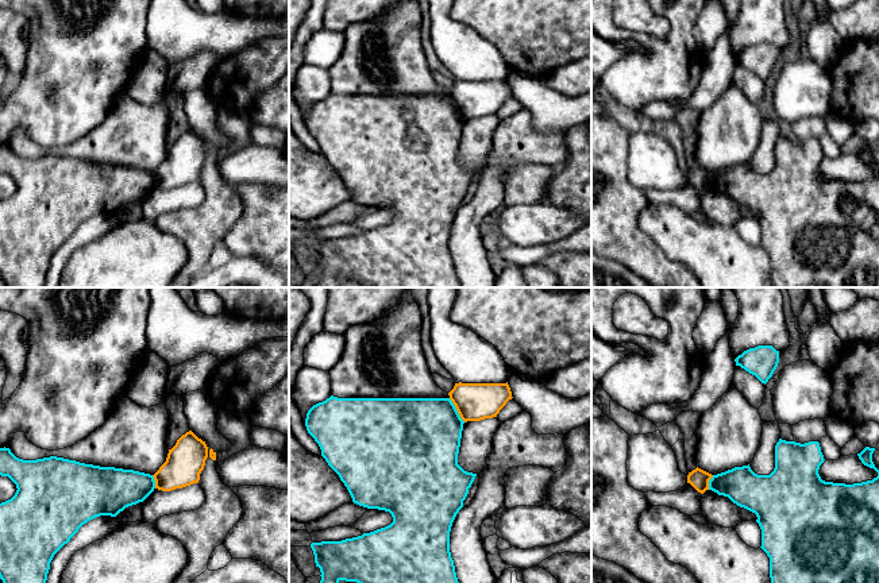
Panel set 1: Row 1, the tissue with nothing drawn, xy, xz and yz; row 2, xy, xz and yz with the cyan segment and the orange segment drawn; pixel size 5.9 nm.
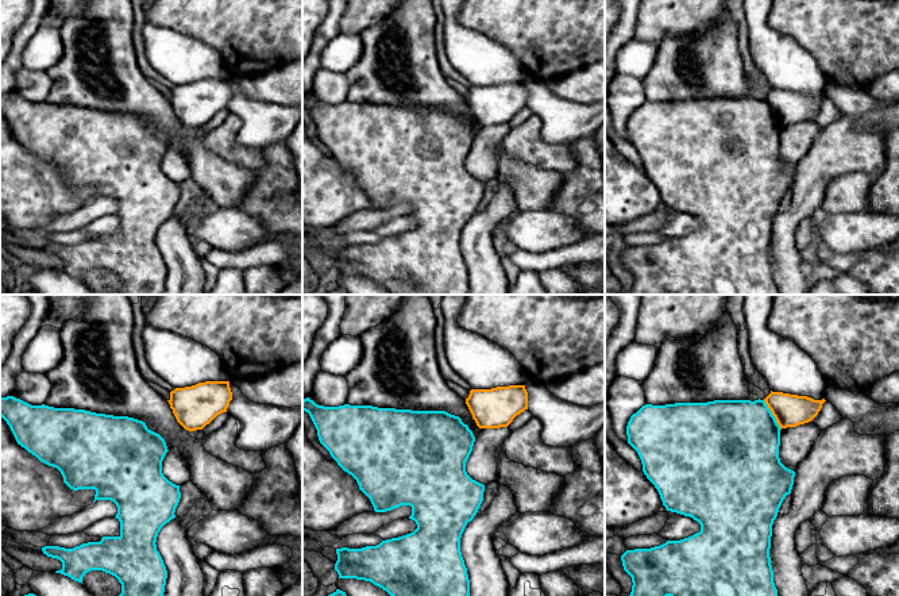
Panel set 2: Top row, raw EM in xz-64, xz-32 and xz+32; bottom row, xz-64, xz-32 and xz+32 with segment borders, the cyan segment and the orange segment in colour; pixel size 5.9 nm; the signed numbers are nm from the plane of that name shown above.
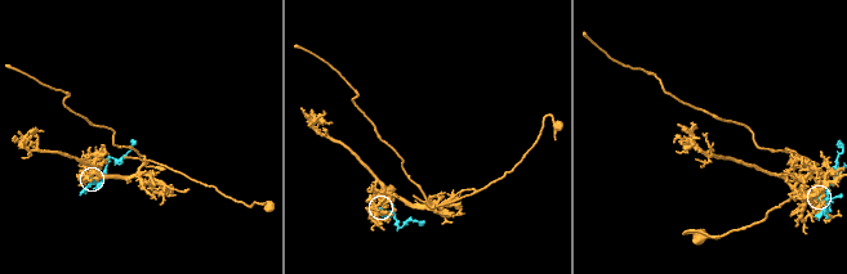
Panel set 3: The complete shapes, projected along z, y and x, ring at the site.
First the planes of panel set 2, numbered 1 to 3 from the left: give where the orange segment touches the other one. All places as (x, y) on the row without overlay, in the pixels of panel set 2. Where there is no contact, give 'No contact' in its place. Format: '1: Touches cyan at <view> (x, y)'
1: No contact
2: No contact
3: Touches cyan at xz+32 (772, 112)

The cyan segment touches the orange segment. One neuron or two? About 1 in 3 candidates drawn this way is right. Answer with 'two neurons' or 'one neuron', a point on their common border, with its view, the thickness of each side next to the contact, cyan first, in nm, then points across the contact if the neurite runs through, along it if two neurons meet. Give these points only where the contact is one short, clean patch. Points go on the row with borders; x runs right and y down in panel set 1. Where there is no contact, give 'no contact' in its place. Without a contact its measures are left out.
two neurons | xz (457, 410) | 440/220 nm

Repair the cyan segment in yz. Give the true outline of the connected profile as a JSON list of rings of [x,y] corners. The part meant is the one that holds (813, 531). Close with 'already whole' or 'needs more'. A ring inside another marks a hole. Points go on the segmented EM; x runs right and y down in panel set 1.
[[[779,439],[775,468],[770,475],[755,474],[749,464],[713,475],[709,490],[756,514],[762,529],[762,549],[770,557],[771,583],[879,583],[879,470],[872,462],[875,448],[857,453],[861,463],[878,472],[872,480],[845,484],[825,482],[818,470],[824,455],[818,441],[805,444]]] | already whole

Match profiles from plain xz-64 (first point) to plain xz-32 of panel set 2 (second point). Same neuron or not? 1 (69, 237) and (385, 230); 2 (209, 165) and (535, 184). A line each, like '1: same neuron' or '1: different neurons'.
1: different neurons
2: same neuron

